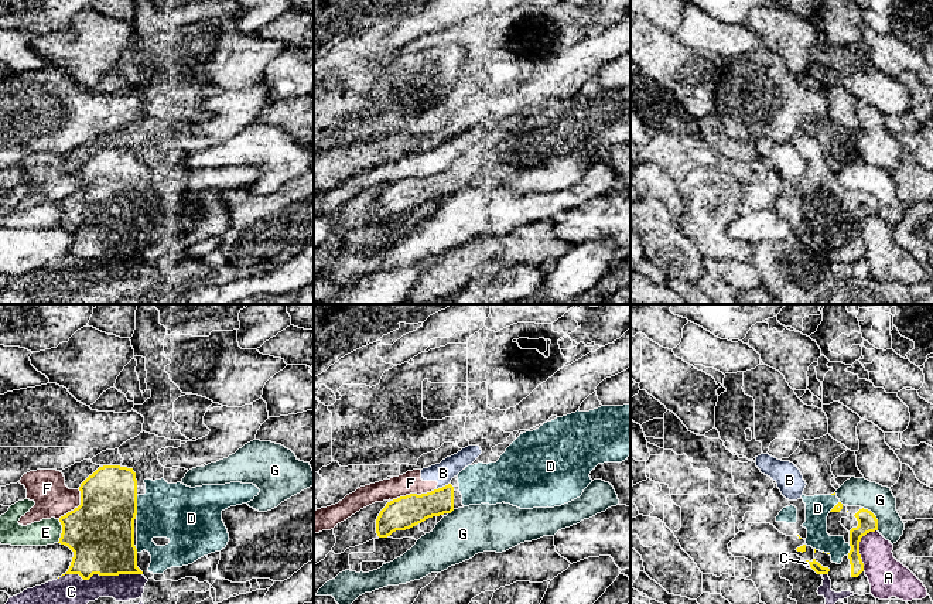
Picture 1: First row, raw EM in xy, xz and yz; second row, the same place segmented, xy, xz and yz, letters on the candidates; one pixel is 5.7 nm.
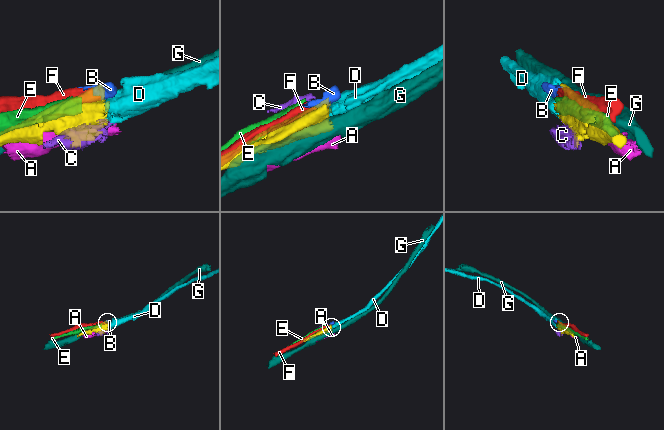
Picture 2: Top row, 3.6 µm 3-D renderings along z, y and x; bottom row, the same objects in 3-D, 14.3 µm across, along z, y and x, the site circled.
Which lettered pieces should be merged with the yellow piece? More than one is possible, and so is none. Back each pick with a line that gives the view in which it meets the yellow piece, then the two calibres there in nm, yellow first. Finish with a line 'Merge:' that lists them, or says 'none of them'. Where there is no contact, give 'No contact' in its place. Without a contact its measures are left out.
D: Touches yellow in xy. Thickness 380 nm (yellow) against 320 nm
Merge: D

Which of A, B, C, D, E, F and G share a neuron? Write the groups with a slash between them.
A / B F / C / D / E / G

